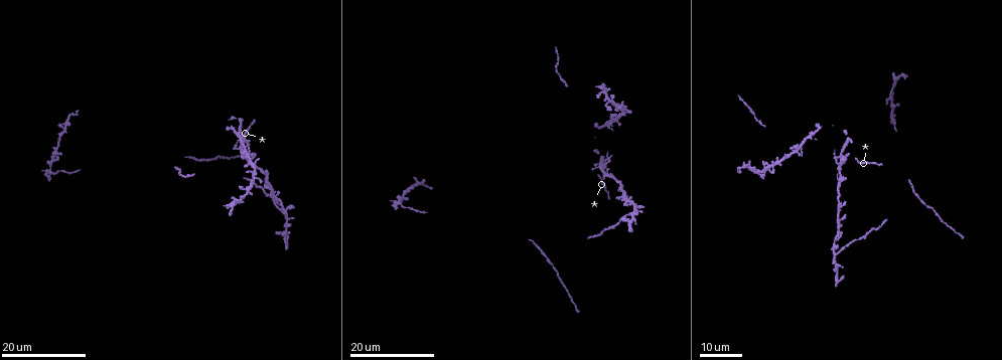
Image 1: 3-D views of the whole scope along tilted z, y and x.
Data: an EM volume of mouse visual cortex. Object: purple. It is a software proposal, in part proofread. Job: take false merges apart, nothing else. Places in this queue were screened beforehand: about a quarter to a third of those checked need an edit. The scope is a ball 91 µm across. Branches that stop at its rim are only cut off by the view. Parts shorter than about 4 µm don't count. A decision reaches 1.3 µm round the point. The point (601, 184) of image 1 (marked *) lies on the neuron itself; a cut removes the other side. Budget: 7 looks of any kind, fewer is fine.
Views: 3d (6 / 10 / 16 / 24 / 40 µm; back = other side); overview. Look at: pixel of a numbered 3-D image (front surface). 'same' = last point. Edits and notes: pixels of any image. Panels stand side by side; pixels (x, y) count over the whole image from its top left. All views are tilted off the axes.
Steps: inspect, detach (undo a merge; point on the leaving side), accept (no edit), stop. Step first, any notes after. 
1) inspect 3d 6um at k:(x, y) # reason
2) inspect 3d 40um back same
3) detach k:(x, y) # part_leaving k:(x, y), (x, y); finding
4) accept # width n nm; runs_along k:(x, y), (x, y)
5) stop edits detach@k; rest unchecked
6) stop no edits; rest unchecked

inspect 3d 24um at 1:(212, 159)

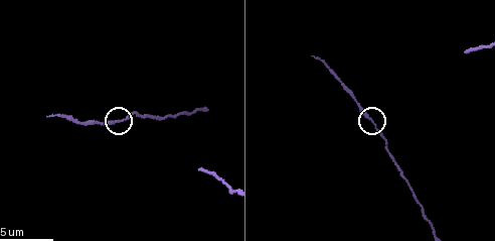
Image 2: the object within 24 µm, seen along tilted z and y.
inspect 3d 10um at 2:(119, 120) # zoom in

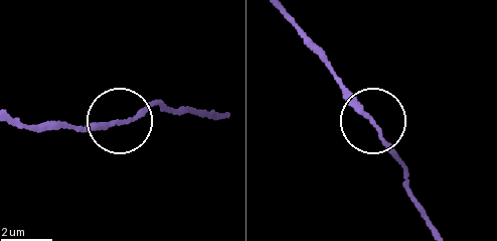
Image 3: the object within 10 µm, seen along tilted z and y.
accept # width 140 nm; one neuron here

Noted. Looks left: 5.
inspect 3d 16um at 1:(894, 110) # thick turns thin

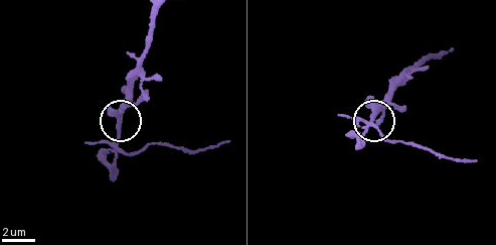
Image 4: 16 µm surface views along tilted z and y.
inspect 3d 10um at 4:(118, 125)

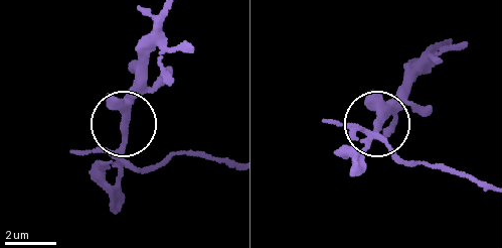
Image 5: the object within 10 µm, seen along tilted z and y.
inspect 3d 6um at 5:(123, 126)

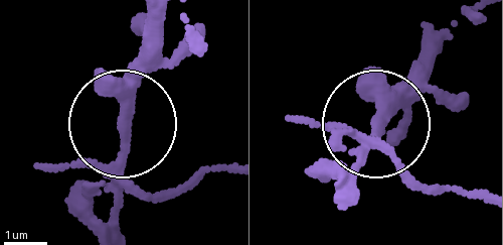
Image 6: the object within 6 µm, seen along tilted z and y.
detach 6:(322, 166) # width 260 nm; a second neuron is stuck on

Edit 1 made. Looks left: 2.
stop edits detach@6; rest unchecked

